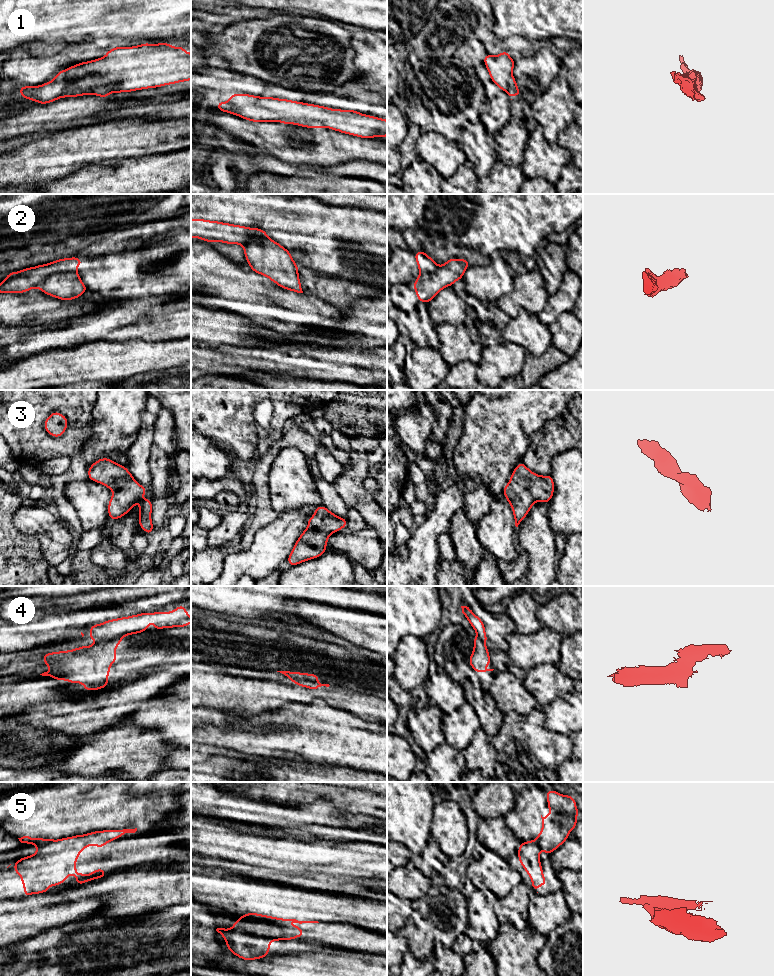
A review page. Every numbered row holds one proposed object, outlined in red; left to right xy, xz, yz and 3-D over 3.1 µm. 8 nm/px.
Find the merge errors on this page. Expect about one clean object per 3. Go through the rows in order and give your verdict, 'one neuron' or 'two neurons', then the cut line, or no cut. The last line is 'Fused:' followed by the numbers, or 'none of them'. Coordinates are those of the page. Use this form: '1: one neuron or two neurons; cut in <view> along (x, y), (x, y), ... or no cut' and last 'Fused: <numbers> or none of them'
1: two neurons; cut in xy along (120, 90), (107, 79), (85, 77), (70, 84), (59, 97)
2: two neurons; cut in xy along (74, 271), (54, 272), (39, 287)
3: one neuron; no cut
4: two neurons; cut in xz along (293, 678), (317, 682)
5: two neurons; cut in xz along (232, 929), (280, 939)
Fused: 1, 2, 4, 5

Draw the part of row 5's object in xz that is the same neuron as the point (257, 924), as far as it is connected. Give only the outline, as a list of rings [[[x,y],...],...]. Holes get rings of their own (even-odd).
[[[246,913],[238,918],[234,922],[232,930],[280,940],[292,940],[304,935],[301,928],[287,927],[288,923],[319,923],[318,921],[276,918],[258,913]]]

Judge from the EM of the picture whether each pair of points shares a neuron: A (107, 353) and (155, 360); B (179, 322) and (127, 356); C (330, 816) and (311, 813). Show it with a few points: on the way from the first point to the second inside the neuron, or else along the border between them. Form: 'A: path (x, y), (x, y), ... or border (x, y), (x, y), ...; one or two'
A: path (119, 357), (143, 357); one
B: border (172, 339), (164, 341), (128, 339), (125, 341); two
C: path (325, 813), (316, 813); one

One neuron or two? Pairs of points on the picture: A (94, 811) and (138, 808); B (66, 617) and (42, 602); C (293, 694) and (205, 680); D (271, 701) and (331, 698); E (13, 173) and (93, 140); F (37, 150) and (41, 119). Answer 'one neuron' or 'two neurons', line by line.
A: one neuron
B: two neurons
C: one neuron
D: one neuron
E: one neuron
F: two neurons

